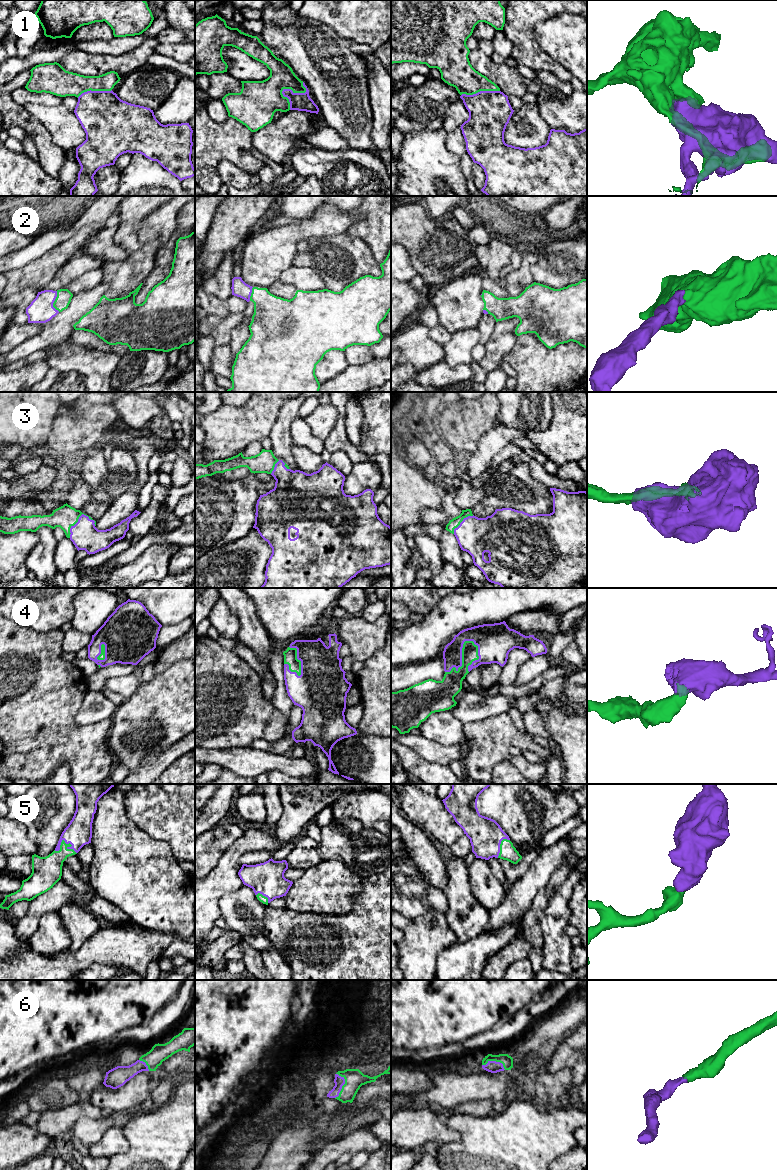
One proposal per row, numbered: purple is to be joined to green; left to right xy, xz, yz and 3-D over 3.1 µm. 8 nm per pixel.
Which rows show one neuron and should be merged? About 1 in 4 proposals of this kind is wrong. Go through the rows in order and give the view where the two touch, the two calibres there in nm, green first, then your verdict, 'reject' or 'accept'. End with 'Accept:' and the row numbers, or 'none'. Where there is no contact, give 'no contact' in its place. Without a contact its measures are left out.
1: meets green in xz; 300 nm thick on the green side, 140 nm on the other; reject
2: meets green in xy; 120 nm thick on the green side, 200 nm on the other; accept
3: meets green in xy; 180 nm thick on the green side, 220 nm on the other; accept
4: meets green in yz; 170 nm thick on the green side, 240 nm on the other; accept
5: meets green in xy; 200 nm thick on the green side, 220 nm on the other; accept
6: meets green in xz; 160 nm thick on the green side, 90 nm on the other; accept
Accept: 2, 3, 4, 5, 6

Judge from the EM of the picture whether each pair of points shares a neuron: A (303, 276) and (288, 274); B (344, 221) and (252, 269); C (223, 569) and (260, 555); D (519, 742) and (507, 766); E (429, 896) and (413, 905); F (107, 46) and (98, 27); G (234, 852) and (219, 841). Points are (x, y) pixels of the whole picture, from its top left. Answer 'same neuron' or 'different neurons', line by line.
A: same neuron
B: same neuron
C: same neuron
D: different neurons
E: same neuron
F: different neurons
G: different neurons

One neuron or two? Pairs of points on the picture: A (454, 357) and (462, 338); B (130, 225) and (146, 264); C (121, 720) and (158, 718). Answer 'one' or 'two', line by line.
A: one
B: two
C: one

